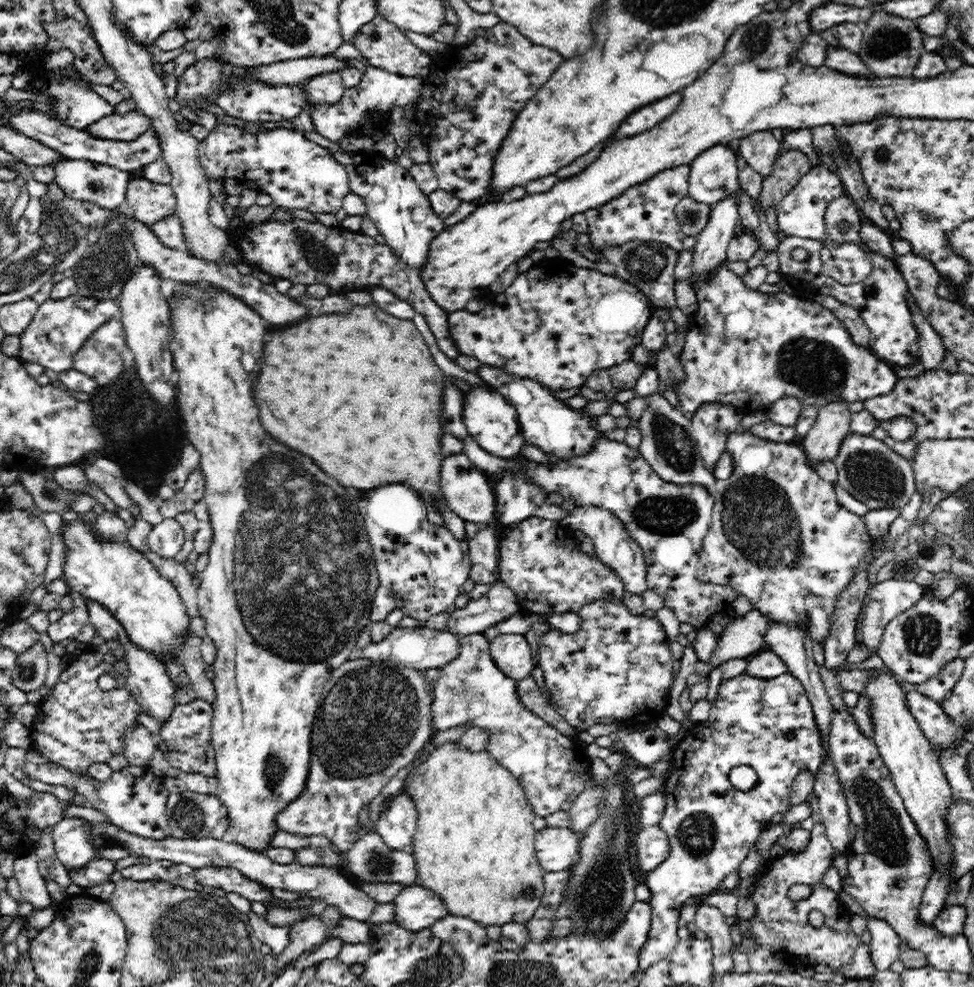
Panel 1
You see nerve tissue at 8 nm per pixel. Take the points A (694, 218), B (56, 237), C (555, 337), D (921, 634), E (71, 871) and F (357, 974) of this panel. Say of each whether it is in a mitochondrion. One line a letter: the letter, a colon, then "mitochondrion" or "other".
A: mitochondrion
B: mitochondrion
C: other
D: mitochondrion
E: other
F: other

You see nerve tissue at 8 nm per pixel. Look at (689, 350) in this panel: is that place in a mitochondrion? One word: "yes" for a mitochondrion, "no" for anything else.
no

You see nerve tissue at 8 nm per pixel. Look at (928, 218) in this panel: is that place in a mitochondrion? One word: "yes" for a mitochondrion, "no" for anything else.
yes

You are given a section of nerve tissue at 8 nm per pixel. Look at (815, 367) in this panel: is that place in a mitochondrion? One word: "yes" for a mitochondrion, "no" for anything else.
yes

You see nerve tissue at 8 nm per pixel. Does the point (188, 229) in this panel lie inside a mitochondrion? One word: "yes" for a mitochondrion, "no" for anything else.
no

